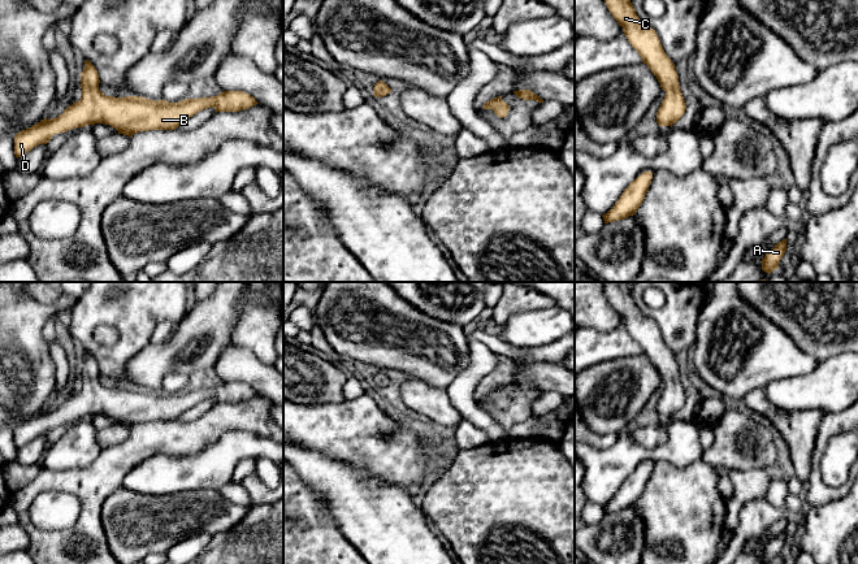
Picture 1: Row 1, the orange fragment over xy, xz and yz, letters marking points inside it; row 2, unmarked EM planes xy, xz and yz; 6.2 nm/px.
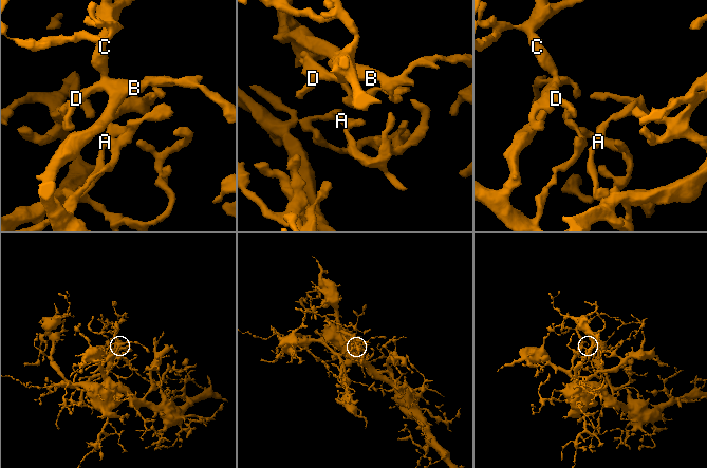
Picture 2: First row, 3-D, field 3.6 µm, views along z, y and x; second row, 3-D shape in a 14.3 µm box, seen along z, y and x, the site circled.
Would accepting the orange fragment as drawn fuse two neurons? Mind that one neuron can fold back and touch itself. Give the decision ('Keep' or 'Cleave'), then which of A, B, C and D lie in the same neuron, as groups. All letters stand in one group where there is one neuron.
Keep. Groups: A B C D

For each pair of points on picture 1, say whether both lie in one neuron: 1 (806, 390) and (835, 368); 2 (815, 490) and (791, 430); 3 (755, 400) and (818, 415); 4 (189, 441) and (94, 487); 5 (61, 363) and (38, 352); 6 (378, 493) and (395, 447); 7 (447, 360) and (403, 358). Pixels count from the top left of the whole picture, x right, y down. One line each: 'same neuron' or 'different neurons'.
1: same neuron
2: different neurons
3: same neuron
4: same neuron
5: different neurons
6: different neurons
7: same neuron

